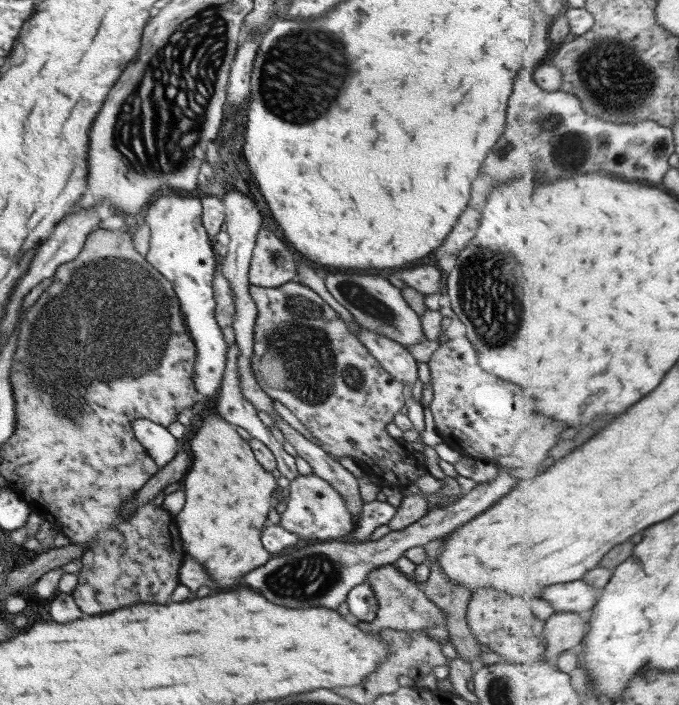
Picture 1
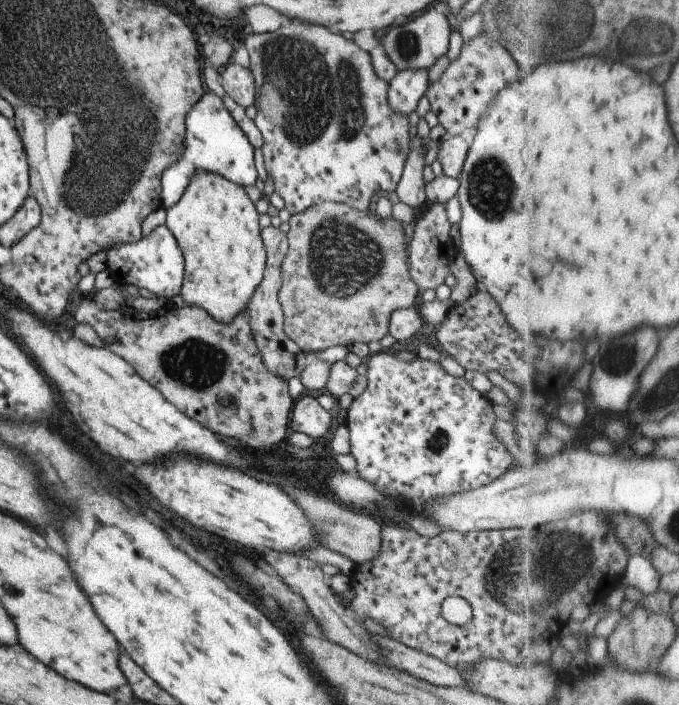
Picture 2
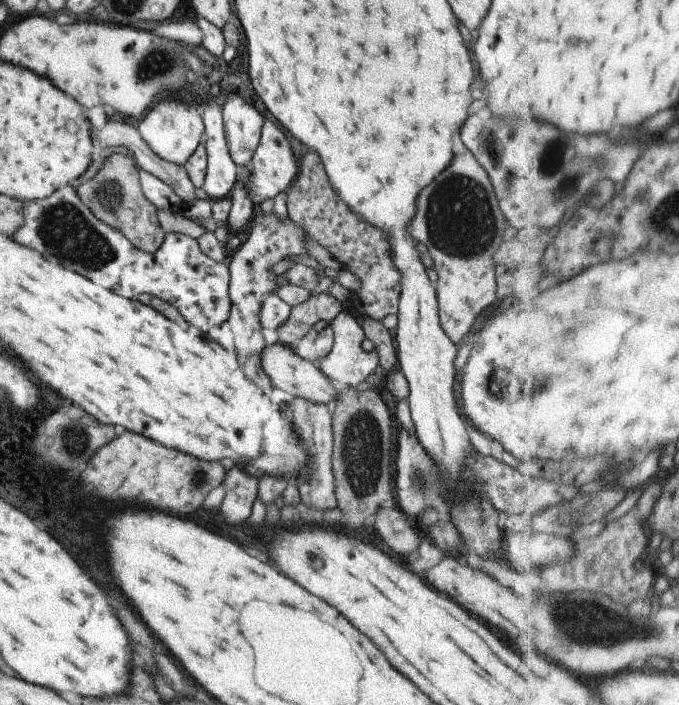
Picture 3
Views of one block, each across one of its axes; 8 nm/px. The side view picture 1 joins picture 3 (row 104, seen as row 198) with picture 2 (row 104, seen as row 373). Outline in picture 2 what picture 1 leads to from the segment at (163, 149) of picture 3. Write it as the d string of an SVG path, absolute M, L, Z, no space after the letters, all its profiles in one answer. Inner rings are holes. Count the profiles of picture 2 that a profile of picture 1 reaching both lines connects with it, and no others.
M210 91L205 92L188 112L185 123L185 150L181 158L172 166L168 166L161 176L162 204L166 210L172 208L182 198L188 184L199 172L218 174L242 187L255 184L257 178L256 166L254 166L255 148L238 126L235 118L232 118L230 112L226 110L221 98Z

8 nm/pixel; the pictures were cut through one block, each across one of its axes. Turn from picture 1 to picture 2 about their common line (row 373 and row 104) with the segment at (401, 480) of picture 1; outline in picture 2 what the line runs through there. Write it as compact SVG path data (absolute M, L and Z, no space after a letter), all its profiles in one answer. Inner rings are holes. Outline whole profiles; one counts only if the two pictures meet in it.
M286 26L278 28L270 34L250 34L244 40L244 46L248 50L250 59L250 70L254 74L256 86L256 100L254 106L257 108L257 116L253 120L262 134L263 143L261 146L266 167L267 176L274 182L274 192L284 200L285 209L290 214L296 214L319 205L320 203L342 203L358 211L366 212L370 208L370 200L374 194L387 194L396 190L398 181L403 173L408 152L410 152L410 136L408 115L400 114L392 110L388 104L388 87L390 84L376 76L372 58L365 50L360 50L352 40L346 40L340 34L332 34L328 28L322 26Z

